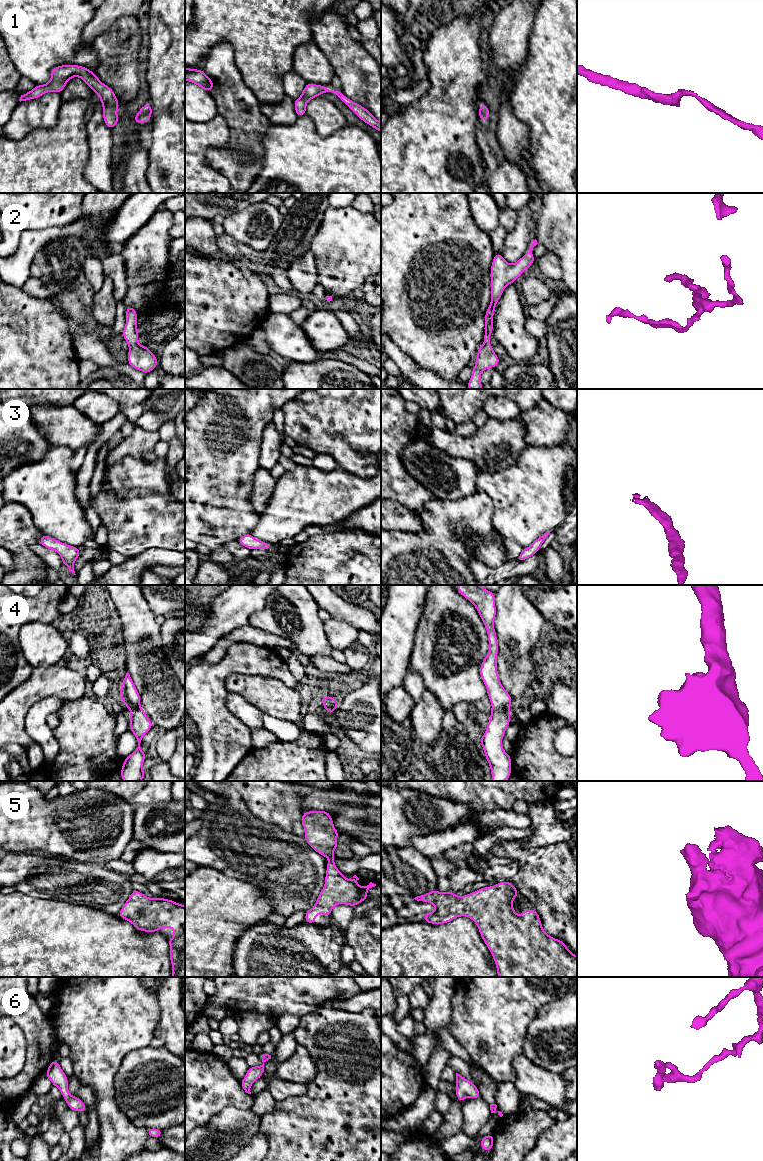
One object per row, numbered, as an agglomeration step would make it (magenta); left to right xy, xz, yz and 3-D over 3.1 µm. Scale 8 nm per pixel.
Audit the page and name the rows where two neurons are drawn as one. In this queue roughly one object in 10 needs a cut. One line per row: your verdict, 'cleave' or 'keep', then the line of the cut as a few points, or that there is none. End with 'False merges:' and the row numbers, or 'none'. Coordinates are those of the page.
1: keep | no cut
2: keep | no cut
3: keep | no cut
4: keep | no cut
5: keep | no cut
6: keep | no cut
False merges: none

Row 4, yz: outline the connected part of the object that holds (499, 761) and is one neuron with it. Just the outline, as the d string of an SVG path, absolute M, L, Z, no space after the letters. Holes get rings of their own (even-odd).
M457 585L458 592L478 611L487 630L489 652L480 666L480 676L487 688L492 710L487 729L479 739L489 763L492 781L506 781L511 776L511 756L503 750L502 738L510 725L512 698L502 686L497 671L498 640L493 626L496 617L495 594L480 585Z

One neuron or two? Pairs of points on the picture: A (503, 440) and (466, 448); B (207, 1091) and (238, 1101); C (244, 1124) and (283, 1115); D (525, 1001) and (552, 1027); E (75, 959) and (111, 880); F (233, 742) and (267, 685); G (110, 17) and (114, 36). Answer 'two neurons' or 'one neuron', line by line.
A: one neuron
B: one neuron
C: two neurons
D: two neurons
E: two neurons
F: two neurons
G: two neurons

